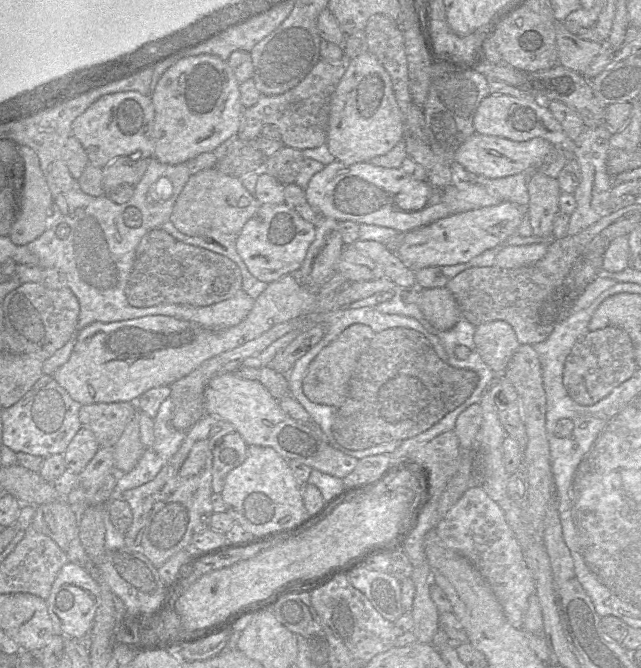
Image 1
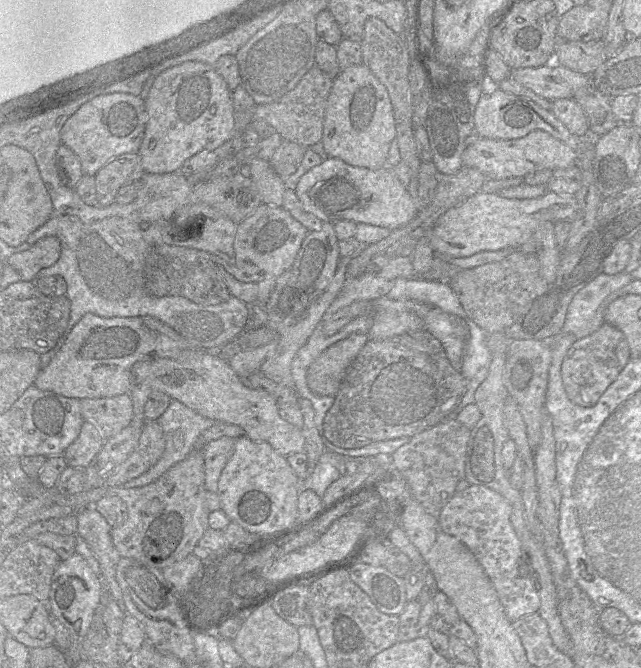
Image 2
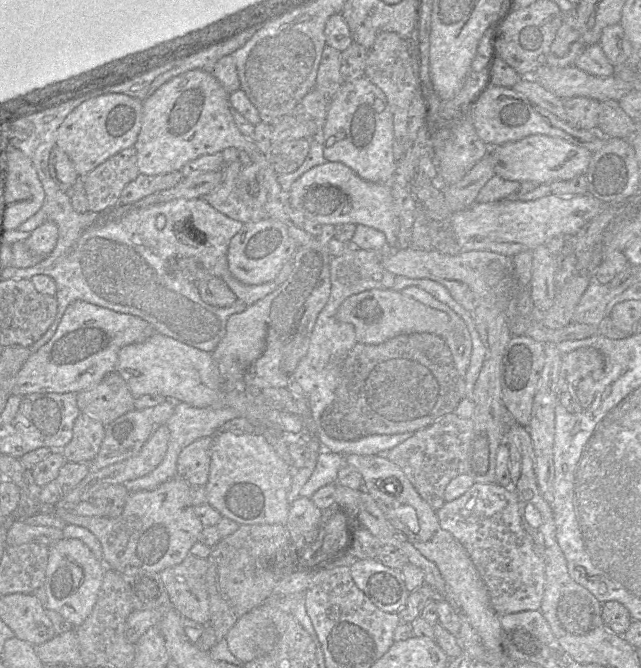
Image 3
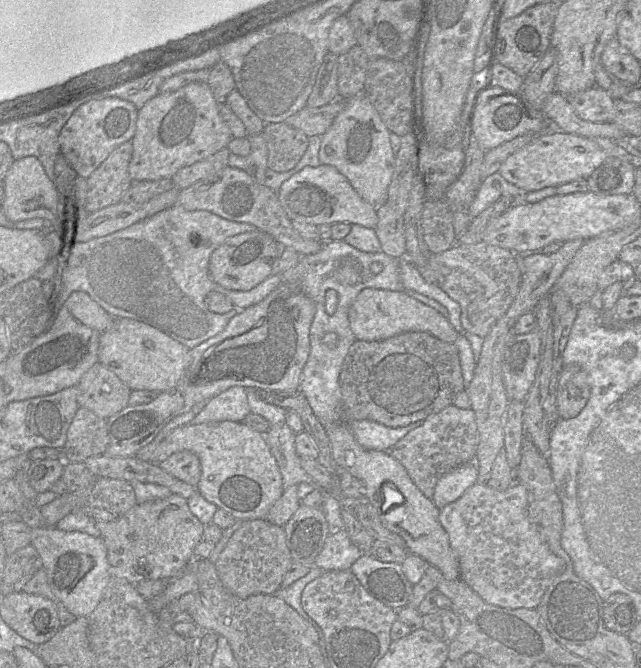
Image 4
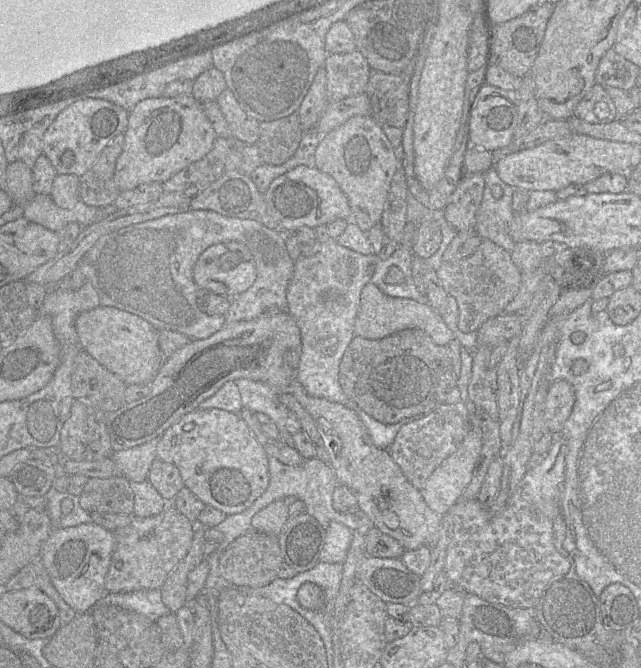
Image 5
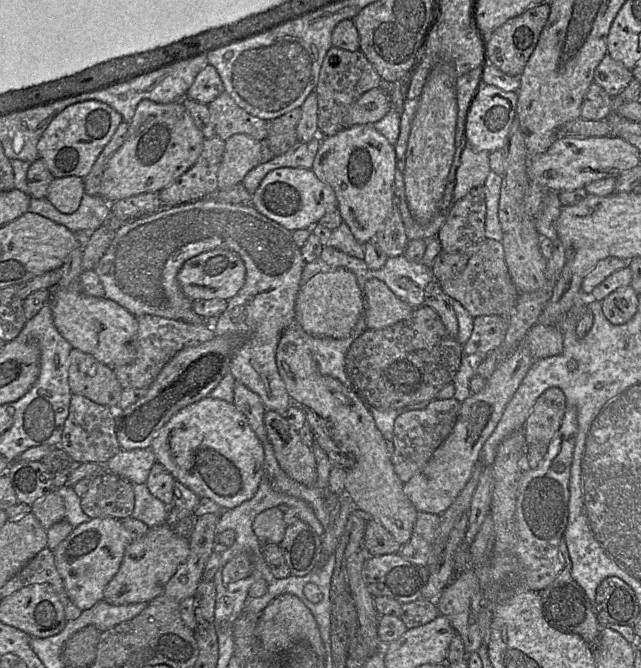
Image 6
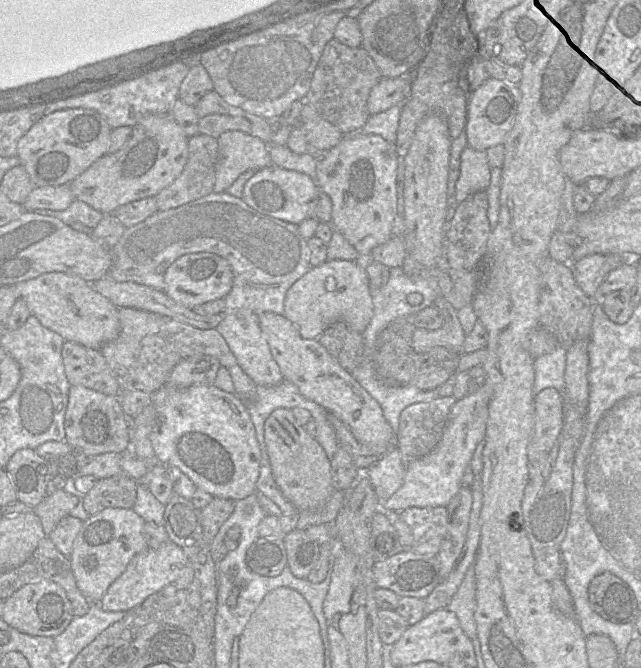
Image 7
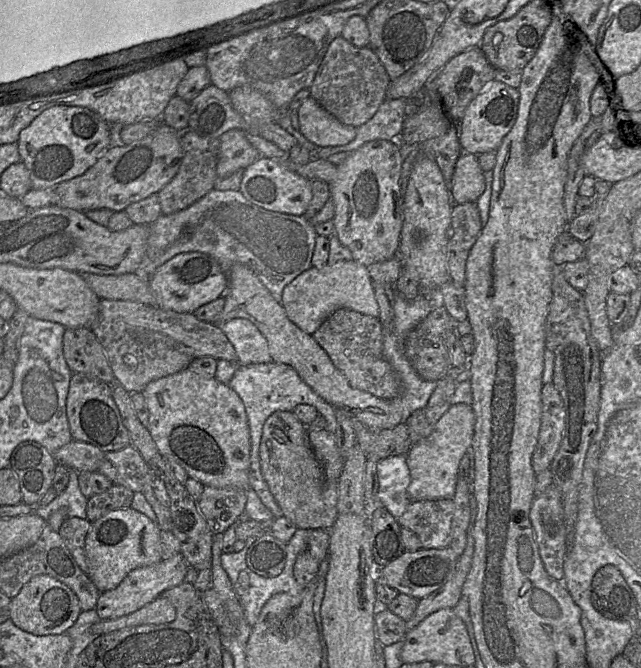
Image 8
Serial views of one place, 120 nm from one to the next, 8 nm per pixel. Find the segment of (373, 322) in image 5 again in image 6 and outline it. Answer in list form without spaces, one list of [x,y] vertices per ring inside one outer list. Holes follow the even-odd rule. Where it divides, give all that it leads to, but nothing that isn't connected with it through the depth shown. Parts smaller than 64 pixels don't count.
[[[371,279],[365,285],[364,317],[367,329],[382,329],[410,317],[412,308],[398,299],[386,284]]]

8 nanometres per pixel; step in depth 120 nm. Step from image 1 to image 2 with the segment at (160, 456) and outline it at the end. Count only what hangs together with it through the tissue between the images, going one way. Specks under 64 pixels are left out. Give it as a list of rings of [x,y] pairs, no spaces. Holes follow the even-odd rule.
[[[171,400],[167,409],[156,420],[162,427],[165,438],[165,449],[159,460],[142,475],[129,480],[123,487],[142,487],[157,480],[162,474],[176,463],[185,459],[188,454],[198,445],[199,438],[205,430],[218,423],[213,419],[205,418],[189,409],[177,400]]]

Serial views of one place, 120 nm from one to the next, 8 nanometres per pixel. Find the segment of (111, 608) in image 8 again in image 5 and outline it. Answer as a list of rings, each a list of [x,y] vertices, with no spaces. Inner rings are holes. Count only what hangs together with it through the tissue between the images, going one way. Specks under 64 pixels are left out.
[[[167,502],[166,509],[160,514],[144,518],[134,517],[129,525],[112,531],[115,544],[105,580],[106,591],[108,593],[124,593],[136,590],[160,589],[188,553],[194,531],[195,523],[185,517],[173,502]]]

